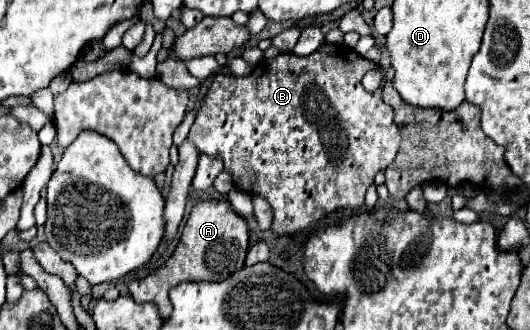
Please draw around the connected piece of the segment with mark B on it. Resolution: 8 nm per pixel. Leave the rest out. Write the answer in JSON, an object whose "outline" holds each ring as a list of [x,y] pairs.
{"outline":[[[324,44],[320,46],[314,54],[310,56],[296,56],[292,52],[284,52],[276,58],[270,60],[260,60],[254,68],[254,72],[250,76],[238,78],[238,76],[226,76],[222,72],[216,72],[212,76],[208,94],[204,98],[204,104],[200,106],[196,120],[192,124],[192,130],[188,134],[188,138],[198,146],[198,150],[202,154],[208,154],[212,158],[222,158],[224,160],[224,170],[228,170],[236,182],[236,186],[248,194],[258,194],[264,196],[272,210],[274,210],[274,222],[272,222],[272,232],[276,234],[296,234],[312,224],[316,224],[320,218],[324,218],[326,214],[332,214],[336,210],[360,210],[360,206],[364,206],[364,196],[368,186],[374,182],[376,172],[386,170],[386,166],[396,158],[398,146],[400,146],[400,132],[398,126],[394,124],[394,110],[382,102],[382,92],[366,92],[362,86],[362,78],[368,70],[378,68],[374,62],[362,58],[360,54],[356,54],[352,48],[344,46],[344,44]]]}

